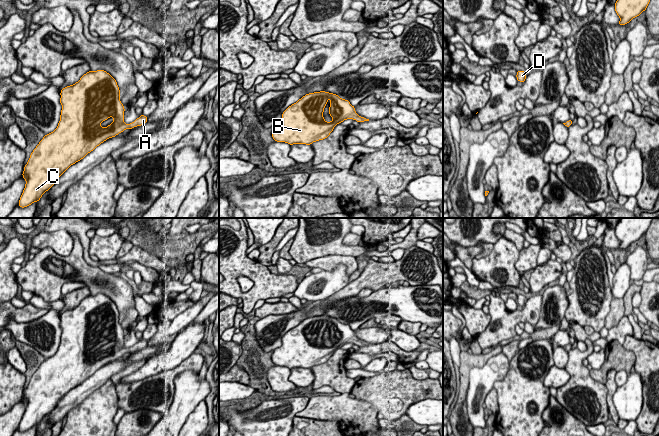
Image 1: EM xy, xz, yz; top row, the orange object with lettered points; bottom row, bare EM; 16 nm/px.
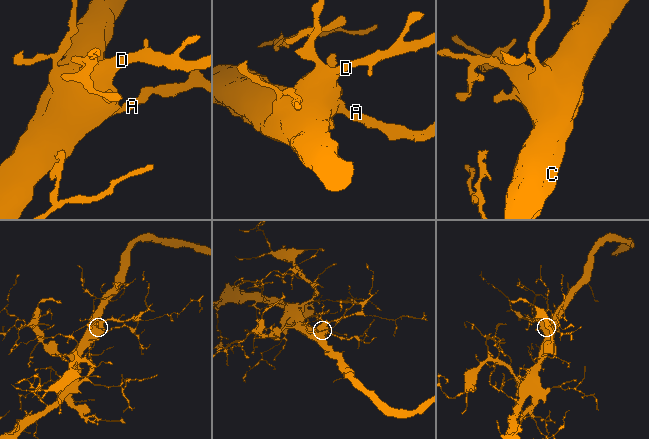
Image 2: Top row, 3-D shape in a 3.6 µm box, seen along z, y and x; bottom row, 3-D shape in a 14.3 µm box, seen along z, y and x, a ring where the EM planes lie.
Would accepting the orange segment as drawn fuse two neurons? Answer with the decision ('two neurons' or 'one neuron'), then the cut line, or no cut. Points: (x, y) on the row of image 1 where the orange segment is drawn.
one neuron; no cut

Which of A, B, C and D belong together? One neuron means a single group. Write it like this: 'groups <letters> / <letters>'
groups A B C D

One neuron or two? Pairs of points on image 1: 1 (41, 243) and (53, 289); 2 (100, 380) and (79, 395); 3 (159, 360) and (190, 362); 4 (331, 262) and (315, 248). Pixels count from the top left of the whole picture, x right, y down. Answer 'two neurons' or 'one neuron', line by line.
1: two neurons
2: one neuron
3: two neurons
4: two neurons

